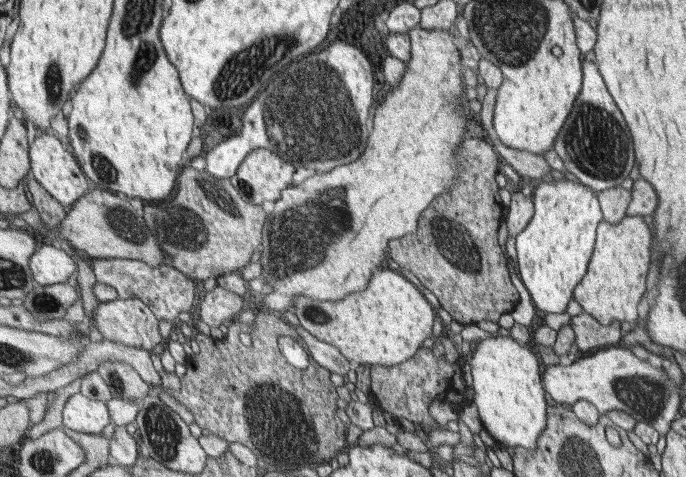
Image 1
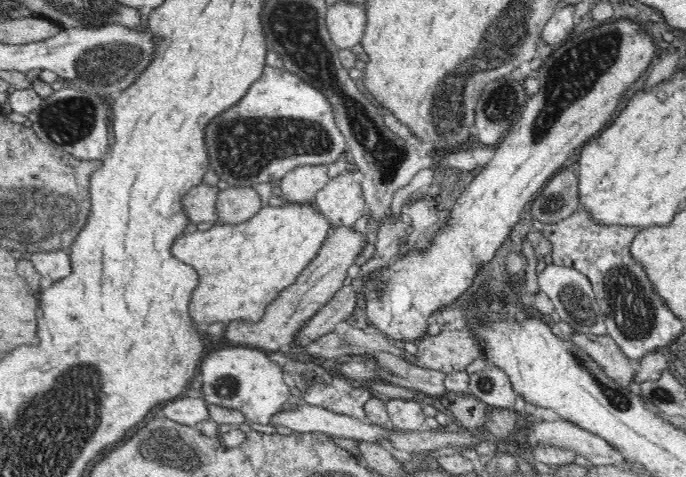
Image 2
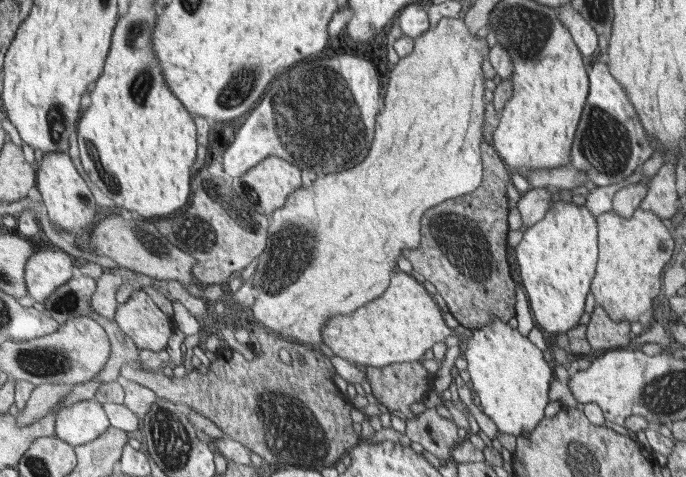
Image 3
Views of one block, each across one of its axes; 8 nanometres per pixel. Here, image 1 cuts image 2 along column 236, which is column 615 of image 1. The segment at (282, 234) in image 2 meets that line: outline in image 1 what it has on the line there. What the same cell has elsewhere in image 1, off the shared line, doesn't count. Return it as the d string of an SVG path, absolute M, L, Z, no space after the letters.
M626 216L621 222L598 226L596 251L586 276L574 290L573 298L584 312L595 316L603 325L638 320L638 304L646 292L646 276L652 262L652 228L642 216Z

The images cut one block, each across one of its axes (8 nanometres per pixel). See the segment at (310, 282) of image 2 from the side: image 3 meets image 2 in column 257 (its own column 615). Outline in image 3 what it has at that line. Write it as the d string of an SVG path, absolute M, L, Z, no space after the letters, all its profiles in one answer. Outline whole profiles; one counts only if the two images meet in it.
M598 305L592 311L586 332L591 350L618 349L618 346L626 347L628 342L631 342L630 322L614 321L609 313Z

